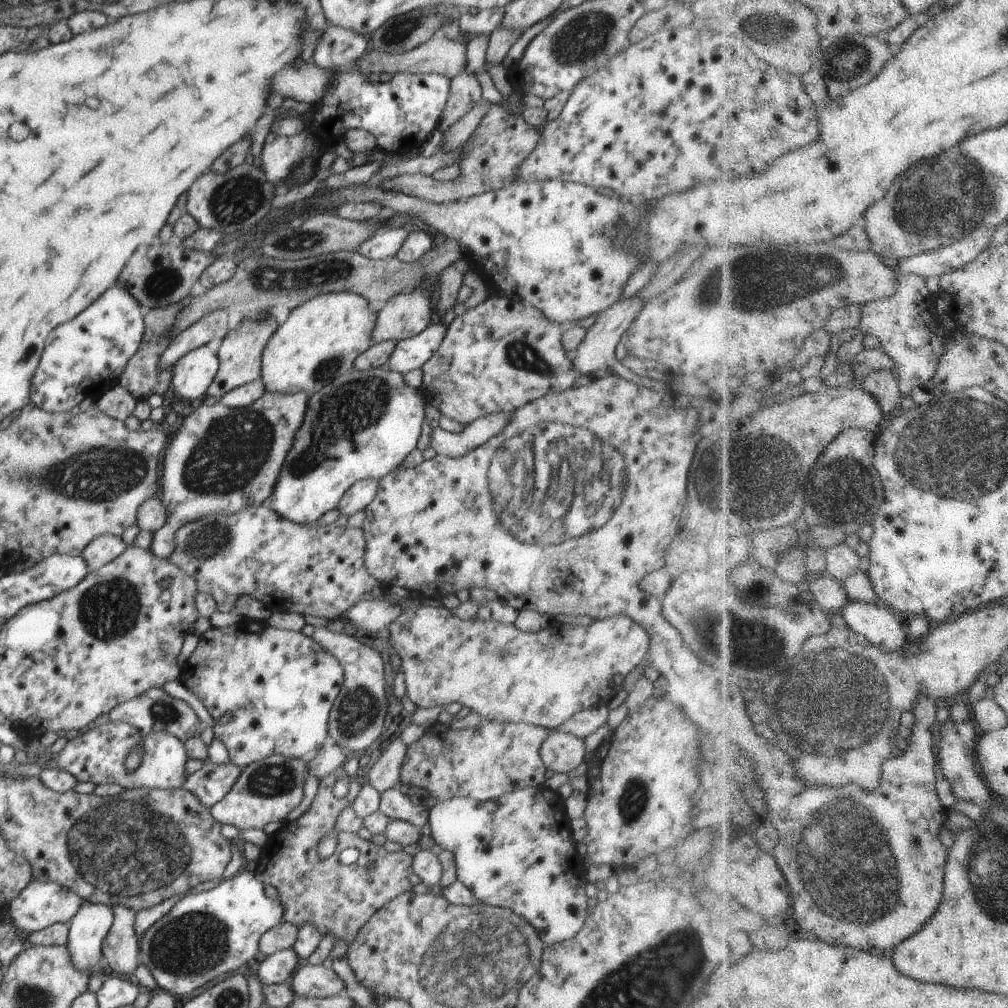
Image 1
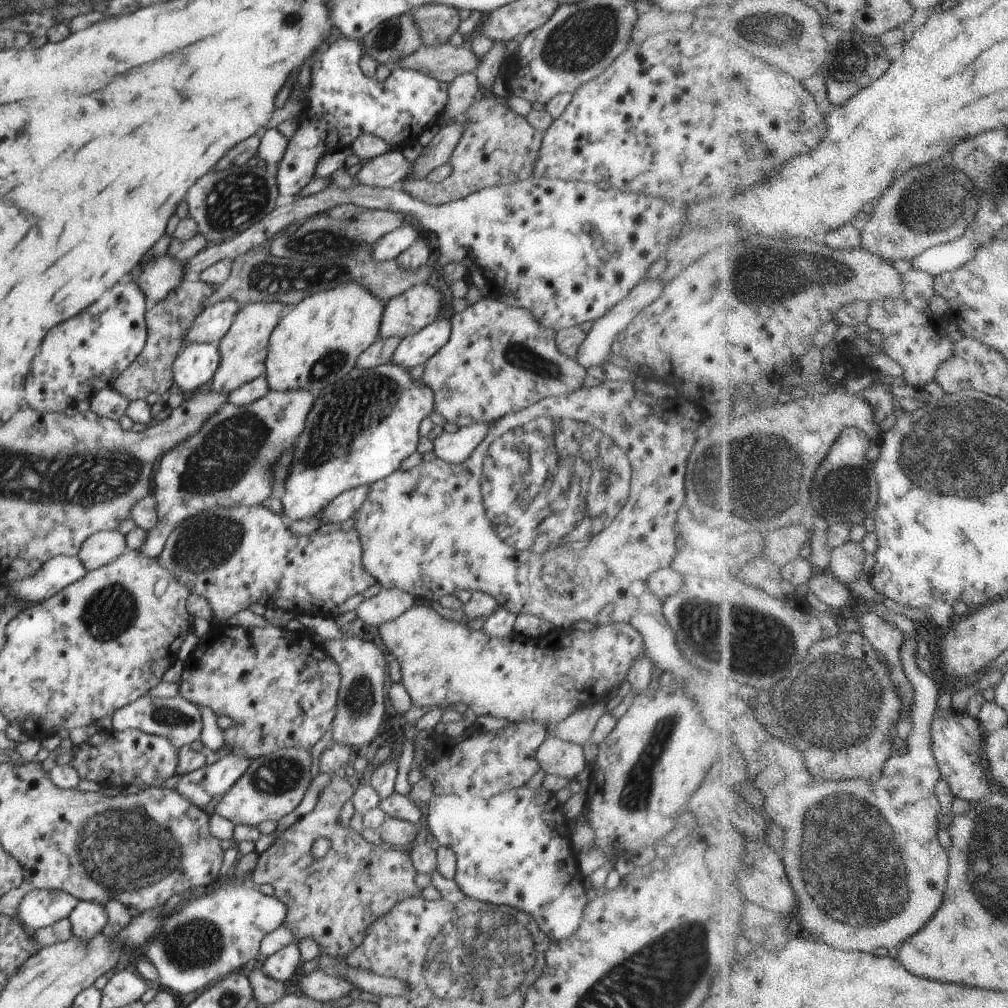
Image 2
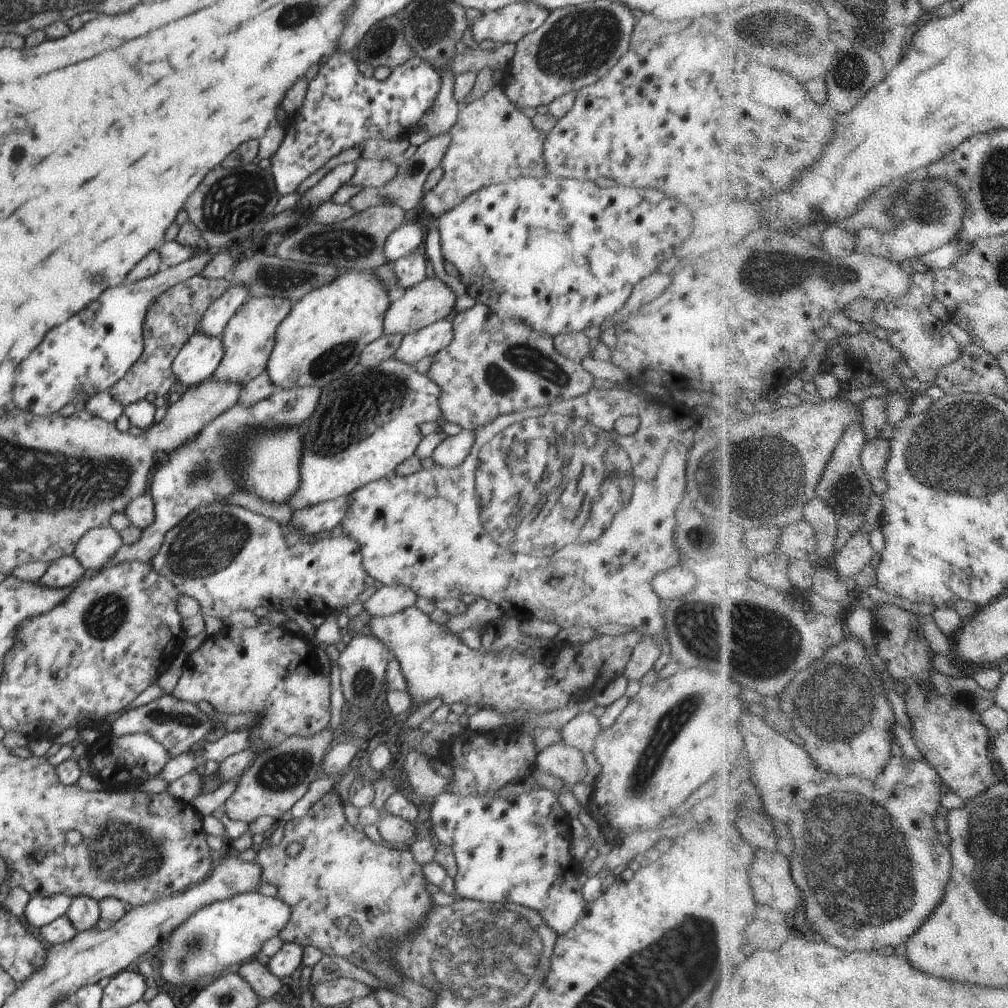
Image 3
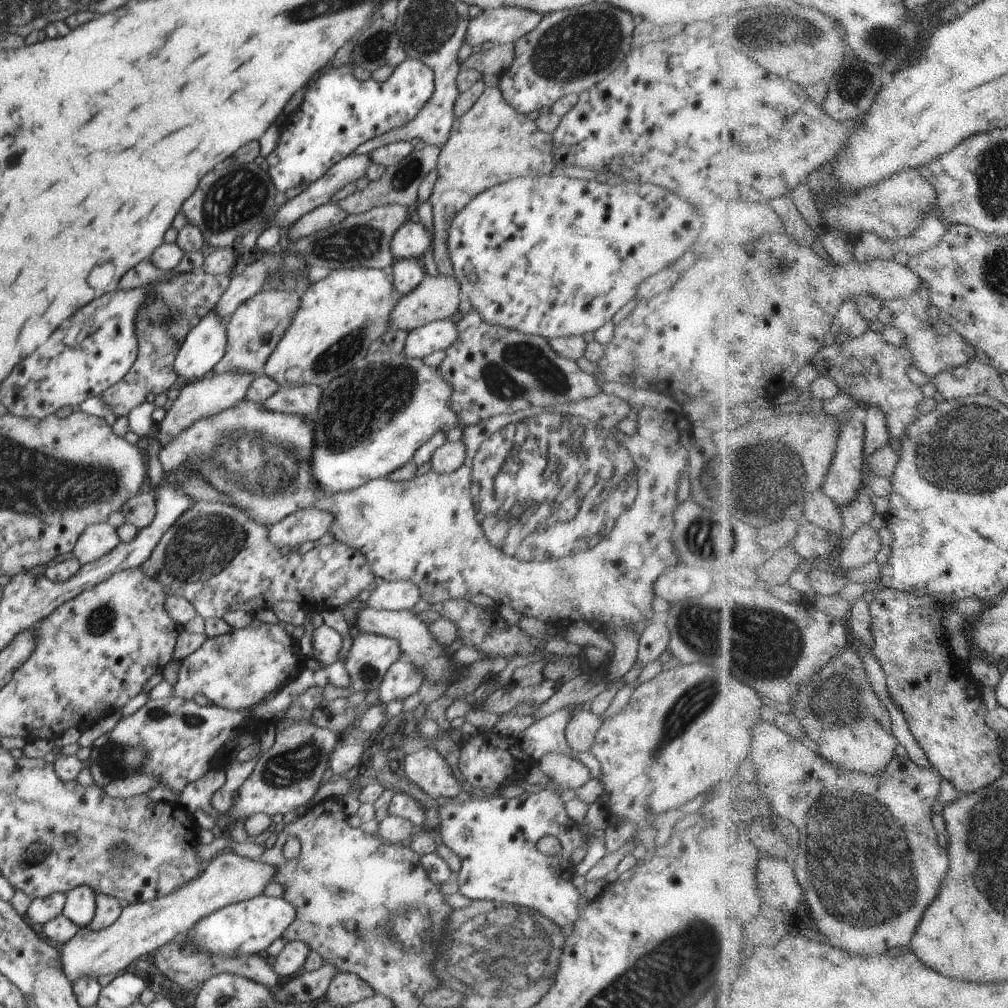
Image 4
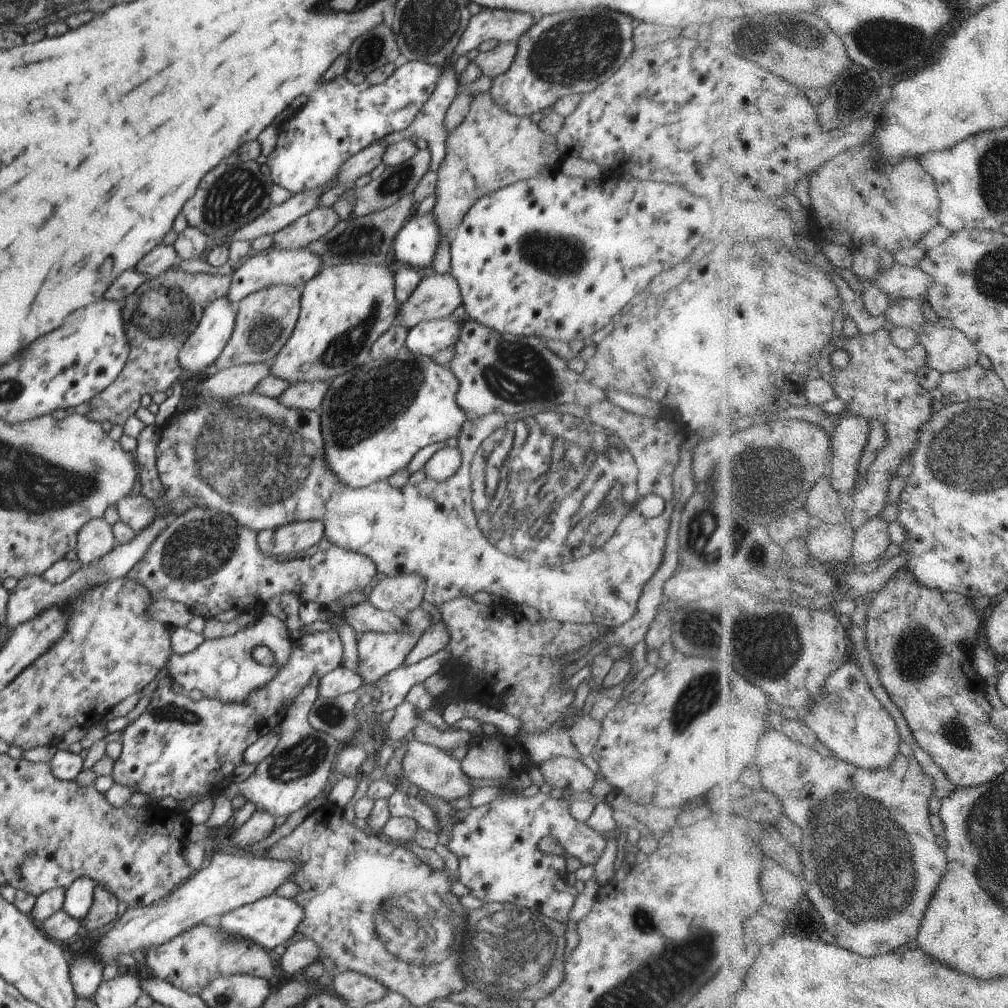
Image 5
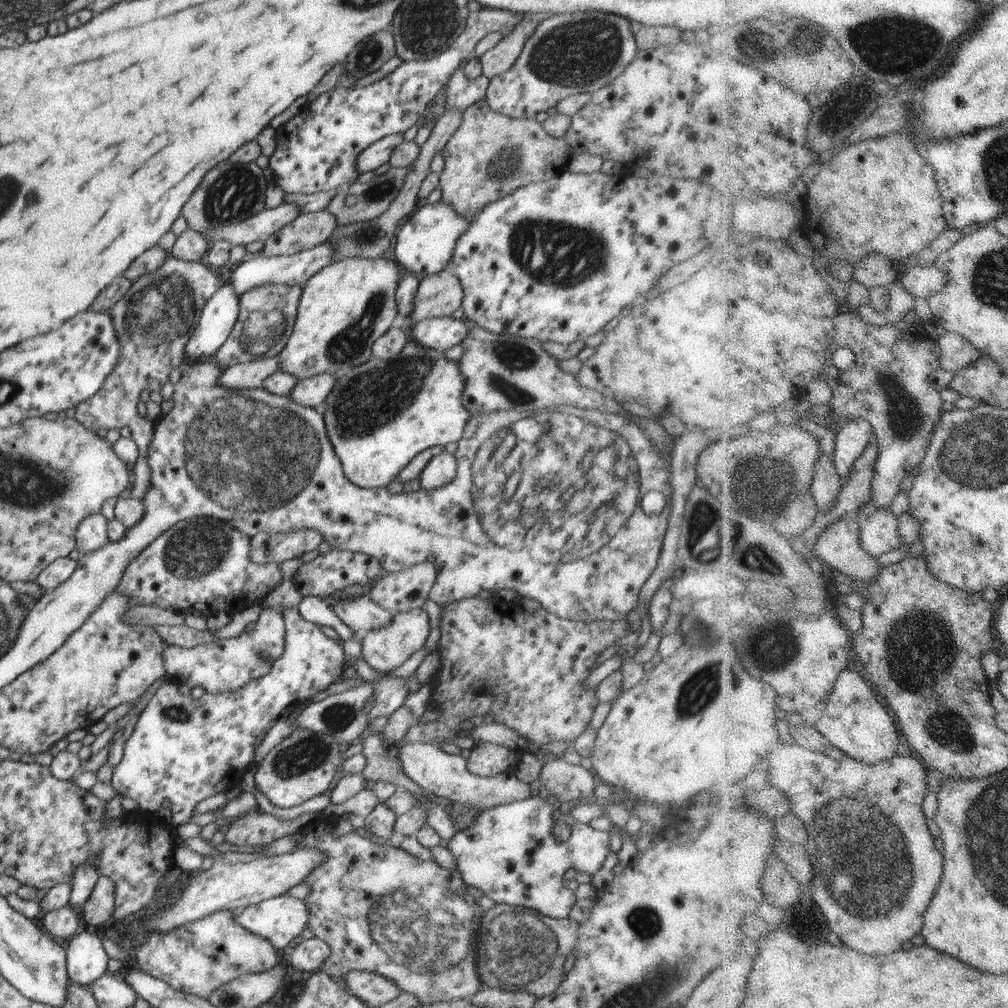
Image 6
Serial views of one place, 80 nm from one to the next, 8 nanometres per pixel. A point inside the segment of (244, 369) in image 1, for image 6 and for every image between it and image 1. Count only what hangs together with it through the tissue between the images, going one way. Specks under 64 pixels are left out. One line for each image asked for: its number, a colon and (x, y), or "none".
2: (244, 348)
3: (249, 336)
4: (253, 331)
5: (265, 319)
6: (267, 315)

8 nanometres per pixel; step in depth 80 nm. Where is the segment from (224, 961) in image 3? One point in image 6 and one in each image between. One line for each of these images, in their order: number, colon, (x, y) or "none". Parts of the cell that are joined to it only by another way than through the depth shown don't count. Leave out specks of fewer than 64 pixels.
4: (248, 927)
5: (272, 921)
6: (282, 920)

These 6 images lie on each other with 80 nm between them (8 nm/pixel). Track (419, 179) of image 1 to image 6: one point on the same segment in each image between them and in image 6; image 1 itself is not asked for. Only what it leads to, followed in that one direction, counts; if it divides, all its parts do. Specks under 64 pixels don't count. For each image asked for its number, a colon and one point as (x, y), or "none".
2: (498, 146)
3: (492, 141)
4: (491, 143)
5: (492, 149)
6: (489, 155)

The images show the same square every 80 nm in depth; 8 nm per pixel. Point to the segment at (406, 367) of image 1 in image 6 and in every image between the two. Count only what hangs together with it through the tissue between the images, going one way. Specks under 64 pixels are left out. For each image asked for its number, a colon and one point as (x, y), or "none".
2: (413, 350)
3: (414, 346)
4: (437, 335)
5: (426, 338)
6: (440, 334)

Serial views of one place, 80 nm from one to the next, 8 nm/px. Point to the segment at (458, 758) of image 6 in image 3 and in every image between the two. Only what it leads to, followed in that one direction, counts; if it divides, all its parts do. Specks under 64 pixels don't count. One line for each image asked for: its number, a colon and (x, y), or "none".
3: (422, 777)
4: (429, 770)
5: (428, 767)

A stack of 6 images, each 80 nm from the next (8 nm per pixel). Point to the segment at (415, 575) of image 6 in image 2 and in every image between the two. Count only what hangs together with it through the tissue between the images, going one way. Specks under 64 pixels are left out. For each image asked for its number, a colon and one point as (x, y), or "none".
2: (386, 606)
3: (389, 599)
4: (402, 595)
5: (399, 594)

